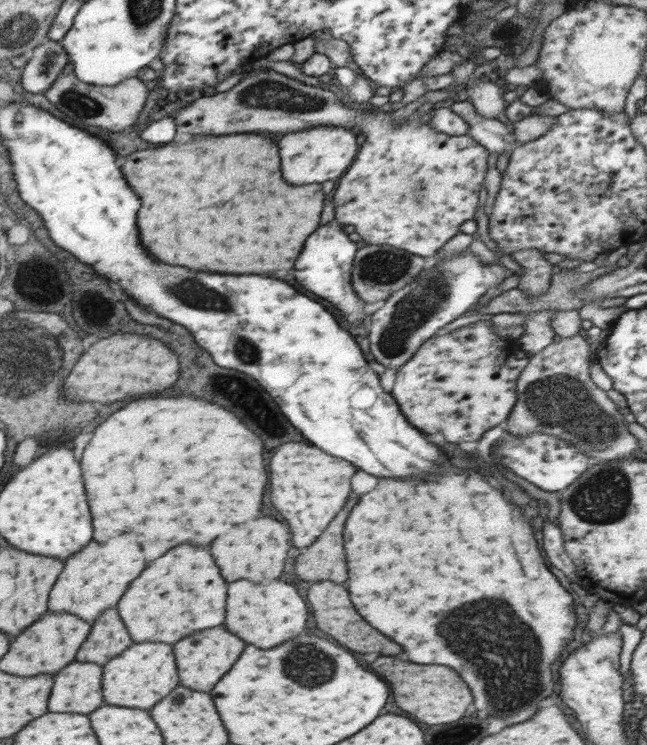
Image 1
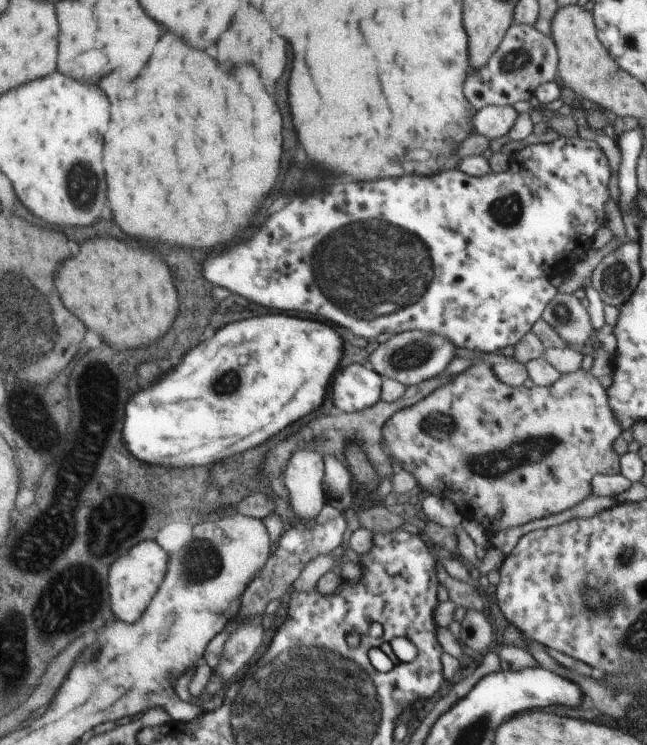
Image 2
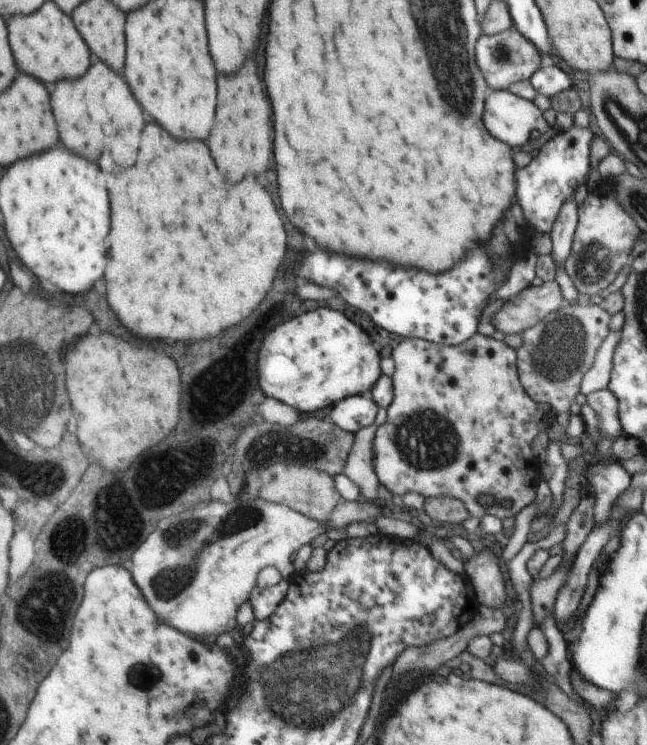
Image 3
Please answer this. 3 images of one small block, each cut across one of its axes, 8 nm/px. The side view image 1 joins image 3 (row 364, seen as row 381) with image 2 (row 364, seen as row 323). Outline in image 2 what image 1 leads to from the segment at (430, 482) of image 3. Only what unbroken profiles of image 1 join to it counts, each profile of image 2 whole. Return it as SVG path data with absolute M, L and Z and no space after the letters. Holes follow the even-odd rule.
M481 359L472 360L472 365L467 370L452 376L452 380L440 386L438 390L431 392L412 406L399 410L385 422L382 428L382 440L386 442L386 448L404 464L406 470L416 474L420 496L436 495L451 500L464 516L479 518L482 528L487 536L494 537L499 531L507 530L516 526L522 526L529 522L558 514L576 506L584 501L590 494L591 483L596 474L617 474L621 473L620 457L614 452L614 441L622 436L623 429L615 418L615 413L609 404L607 390L601 387L599 380L592 374L581 371L565 373L551 386L535 387L532 389L526 386L510 387L501 382L493 374L492 366Z

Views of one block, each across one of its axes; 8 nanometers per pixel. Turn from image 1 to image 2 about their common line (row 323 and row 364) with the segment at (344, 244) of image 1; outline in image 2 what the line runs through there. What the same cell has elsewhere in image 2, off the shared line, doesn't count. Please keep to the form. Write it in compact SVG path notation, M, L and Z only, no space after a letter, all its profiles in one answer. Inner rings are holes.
M359 363L344 366L334 376L332 400L342 413L353 413L370 408L380 400L383 377L369 365Z

